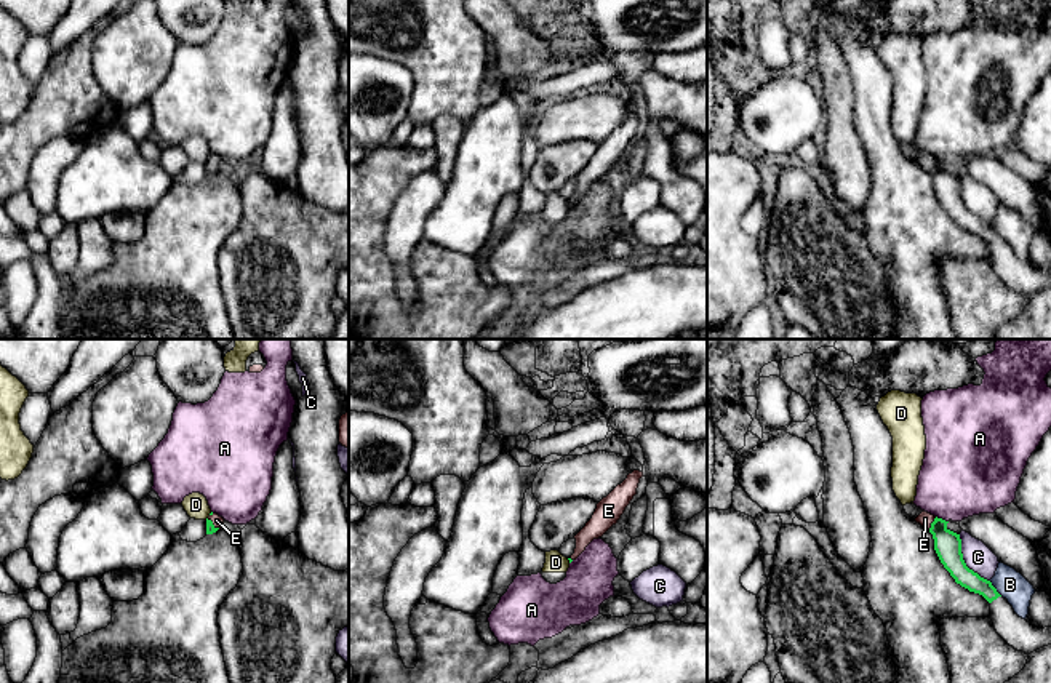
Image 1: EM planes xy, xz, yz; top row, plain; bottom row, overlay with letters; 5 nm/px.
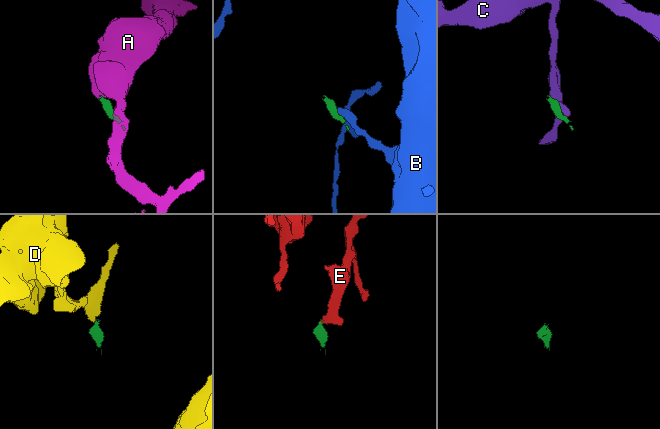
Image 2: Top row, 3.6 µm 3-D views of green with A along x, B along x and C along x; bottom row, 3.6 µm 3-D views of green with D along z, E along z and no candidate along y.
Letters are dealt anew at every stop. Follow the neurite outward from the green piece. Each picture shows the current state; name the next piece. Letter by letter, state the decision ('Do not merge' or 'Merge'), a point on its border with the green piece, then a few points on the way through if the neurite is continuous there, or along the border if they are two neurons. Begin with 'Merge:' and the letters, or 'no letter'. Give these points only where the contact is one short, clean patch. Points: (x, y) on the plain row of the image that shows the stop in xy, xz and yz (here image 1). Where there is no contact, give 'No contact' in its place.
Merge: E
A: Do not merge. Touches green at yz (941, 160). Boundary: yz (936, 157), (947, 163)
B: Do not merge. Touches green at yz (995, 231). Boundary: yz (989, 223), (1002, 237)
C: Do not merge. Touches green at yz (963, 203). Boundary: yz (959, 176), (963, 203), (989, 223)
D: Do not merge. Touches green at xz (568, 200). Boundary: xz (567, 200), (570, 203)
E: Merge. Touches green at yz (931, 165). Path across: yz (947, 186), (931, 165), (925, 160)

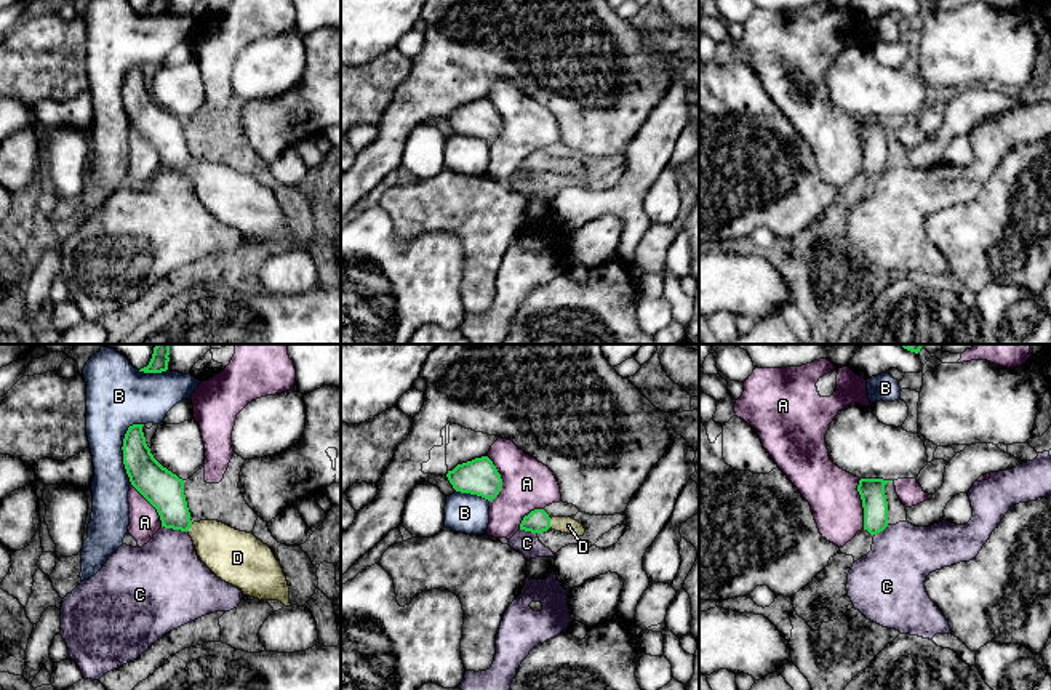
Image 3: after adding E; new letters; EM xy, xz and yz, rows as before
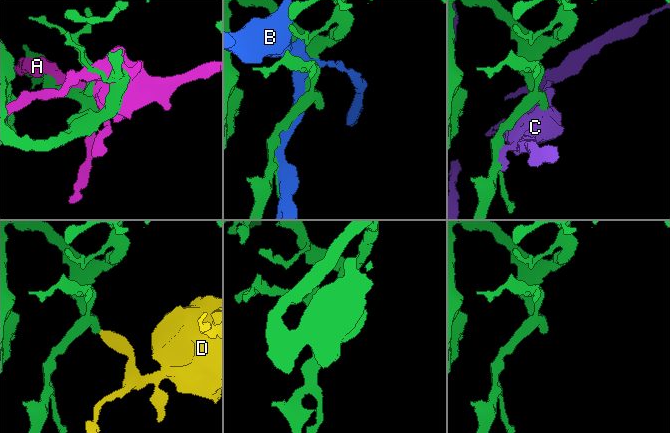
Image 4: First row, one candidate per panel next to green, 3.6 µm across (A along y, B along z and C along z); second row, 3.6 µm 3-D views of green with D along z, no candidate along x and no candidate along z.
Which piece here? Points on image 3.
Merge: D
A: Do not merge. Touches green at yz (863, 144)
B: Do not merge. Touches green at xy (122, 90)
C: Do not merge. Touches green at xy (175, 170)
D: Merge. Touches green at xz (549, 165). Path across: xz (538, 162), (549, 165), (568, 167)

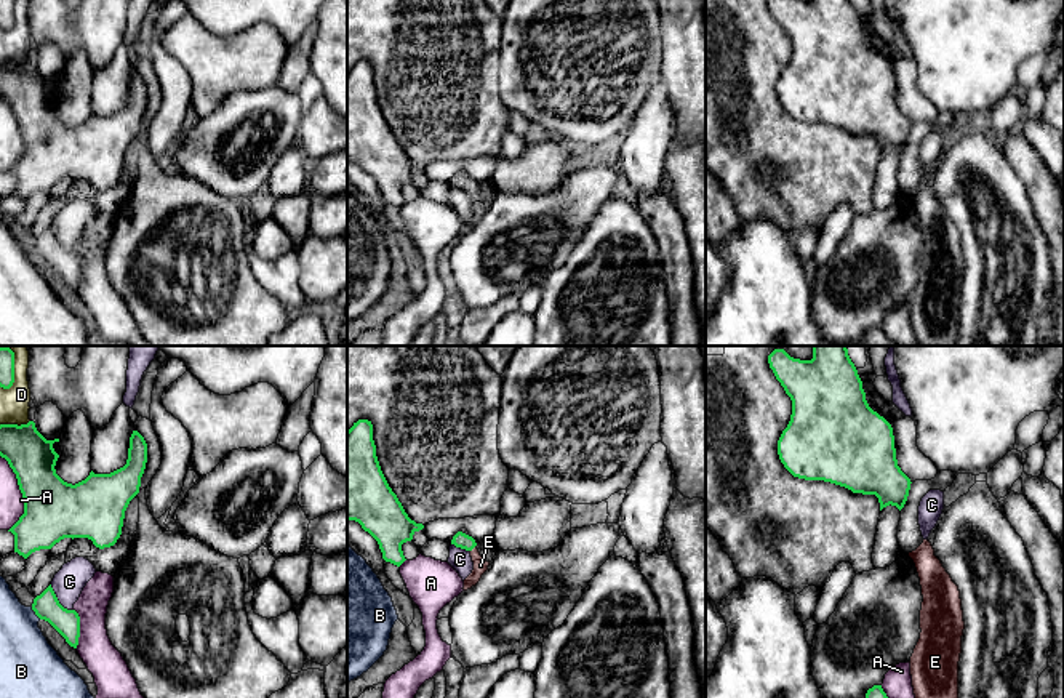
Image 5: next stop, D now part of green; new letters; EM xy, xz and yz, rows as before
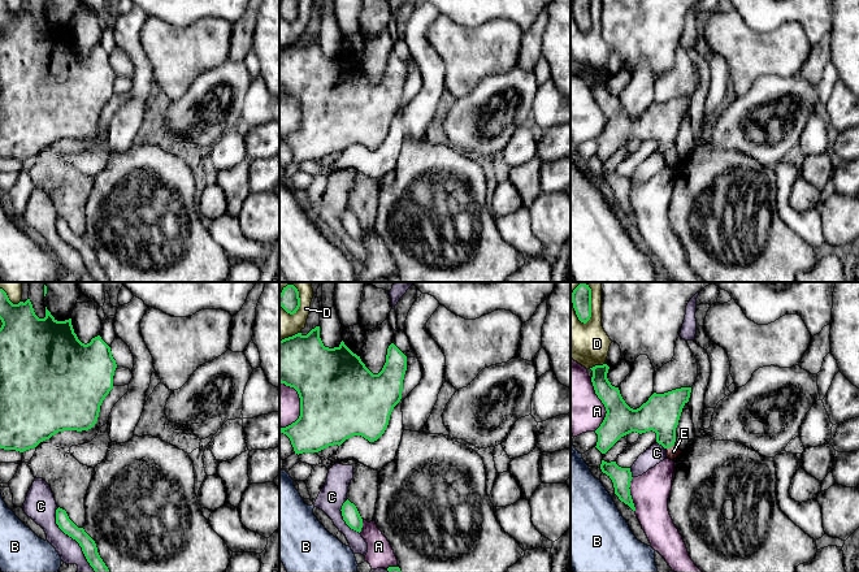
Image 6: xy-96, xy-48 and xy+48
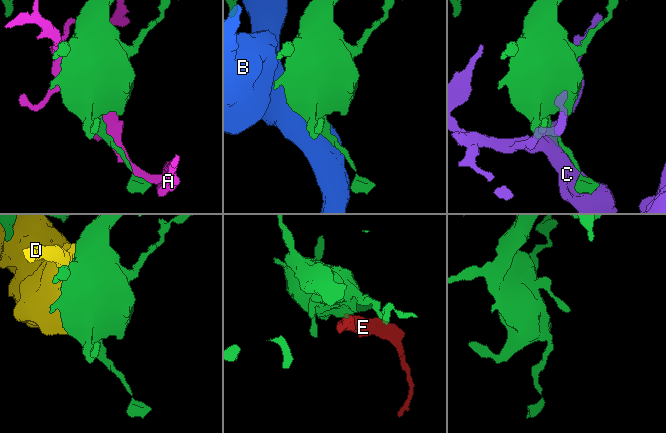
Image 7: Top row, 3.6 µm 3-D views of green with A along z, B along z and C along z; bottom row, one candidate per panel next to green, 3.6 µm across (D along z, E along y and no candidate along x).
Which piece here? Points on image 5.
Merge: E
A: Do not merge. Touches green at xy (21, 133)
B: Do not merge. Touches green at xy (36, 255)
C: Do not merge. Touches green at xy (56, 240)
D: Do not merge. Touches green at xy (15, 66)
E: Merge. Touches green at xz (472, 189). Path across: xz (460, 181), (472, 189), (480, 207)

